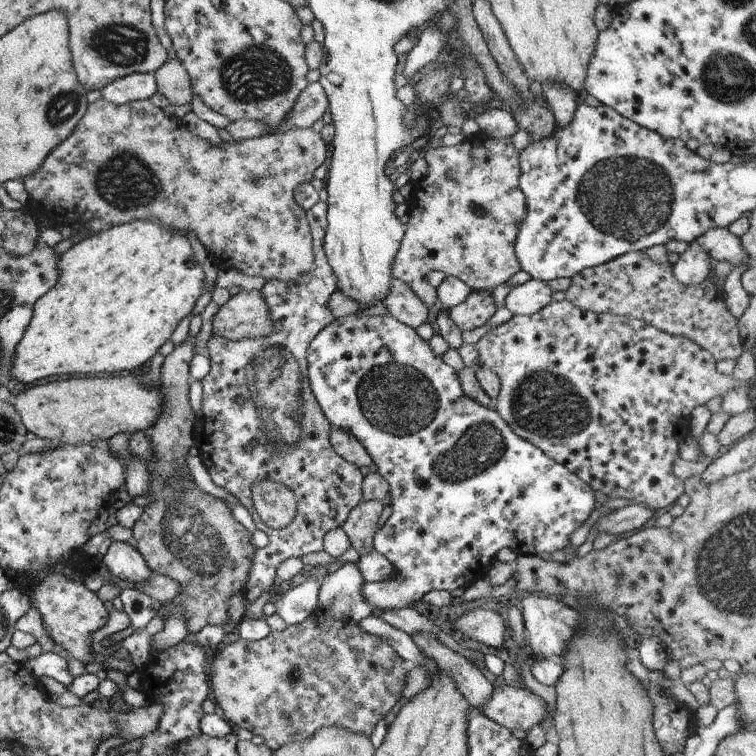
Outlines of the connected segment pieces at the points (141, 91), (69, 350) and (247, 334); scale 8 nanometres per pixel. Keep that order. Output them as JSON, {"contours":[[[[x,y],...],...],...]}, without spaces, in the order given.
{"contours":[[[[133,73],[116,78],[105,88],[100,89],[101,99],[115,105],[126,102],[149,100],[157,92],[156,82],[152,73]]],[[[131,220],[131,222],[112,226],[104,231],[100,230],[81,239],[60,256],[57,260],[57,270],[59,270],[59,276],[57,276],[55,284],[34,302],[29,324],[25,328],[21,340],[16,344],[15,350],[13,350],[10,377],[12,383],[31,384],[35,380],[41,380],[41,378],[48,376],[61,376],[61,374],[93,376],[97,373],[113,374],[113,371],[126,373],[134,368],[139,368],[158,351],[158,348],[175,330],[179,320],[183,316],[190,315],[191,308],[203,291],[203,272],[193,259],[193,251],[189,241],[181,236],[179,231],[163,230],[163,226],[159,226],[155,222],[145,222],[145,220]]],[[[260,290],[240,291],[218,308],[212,316],[211,336],[221,336],[233,342],[248,338],[269,336],[273,320]]]]}

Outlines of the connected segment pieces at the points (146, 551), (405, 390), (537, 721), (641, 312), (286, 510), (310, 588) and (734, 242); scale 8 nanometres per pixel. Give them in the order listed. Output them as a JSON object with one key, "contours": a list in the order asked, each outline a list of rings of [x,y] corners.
{"contours":[[[[195,337],[178,344],[163,359],[159,368],[159,378],[161,384],[161,414],[157,416],[155,424],[149,429],[149,440],[151,441],[151,460],[145,462],[147,472],[151,474],[151,486],[149,486],[150,496],[153,501],[143,508],[139,518],[135,520],[131,532],[135,539],[135,548],[142,556],[147,568],[151,573],[157,573],[177,582],[179,584],[179,594],[171,598],[170,602],[159,603],[157,617],[165,620],[173,610],[181,610],[185,616],[185,626],[187,626],[187,636],[190,638],[205,625],[223,625],[229,618],[229,602],[233,601],[233,594],[243,593],[243,584],[249,574],[251,558],[255,554],[255,549],[249,543],[251,533],[239,524],[233,516],[227,504],[219,498],[199,490],[190,476],[187,469],[187,451],[193,445],[192,430],[196,413],[191,410],[188,402],[188,362],[194,355],[193,343]]],[[[391,315],[337,317],[317,332],[315,338],[309,342],[305,358],[311,394],[330,426],[349,432],[363,446],[376,466],[377,474],[388,484],[391,514],[373,535],[373,551],[379,552],[391,563],[393,578],[387,580],[384,585],[363,584],[361,586],[361,596],[369,606],[381,610],[399,610],[412,607],[415,602],[421,600],[427,592],[432,590],[451,592],[455,588],[466,589],[475,584],[477,580],[487,579],[487,571],[494,562],[495,553],[501,548],[509,548],[519,556],[545,554],[545,552],[551,554],[555,550],[561,550],[569,544],[571,532],[579,528],[589,518],[589,514],[595,510],[595,496],[588,484],[579,480],[562,464],[545,456],[539,448],[525,439],[519,438],[505,424],[497,411],[485,408],[465,396],[459,384],[458,372],[445,364],[440,356],[433,354],[429,345],[417,336],[413,328],[401,324]]],[[[493,684],[489,700],[480,712],[507,730],[528,731],[539,726],[547,714],[545,702],[523,685]]],[[[644,251],[628,252],[595,266],[595,268],[585,268],[585,270],[577,272],[570,278],[569,288],[563,291],[564,300],[577,306],[579,310],[595,312],[595,314],[628,316],[632,319],[642,320],[661,332],[667,332],[673,336],[683,336],[689,342],[693,342],[695,346],[709,352],[715,361],[735,360],[741,354],[742,338],[741,332],[737,330],[737,319],[733,318],[725,308],[723,285],[717,283],[713,277],[708,277],[695,286],[683,286],[675,280],[675,276],[671,272],[671,265],[667,261],[649,260]]],[[[255,480],[251,484],[251,498],[257,516],[269,528],[285,528],[295,516],[297,502],[293,492],[279,482]]],[[[307,578],[301,584],[283,592],[274,603],[274,613],[287,625],[303,622],[317,609],[317,593],[320,581]]],[[[711,228],[705,234],[697,236],[697,242],[711,258],[712,262],[729,262],[731,268],[741,263],[752,263],[749,254],[743,250],[740,238],[731,234],[726,228]]]]}

